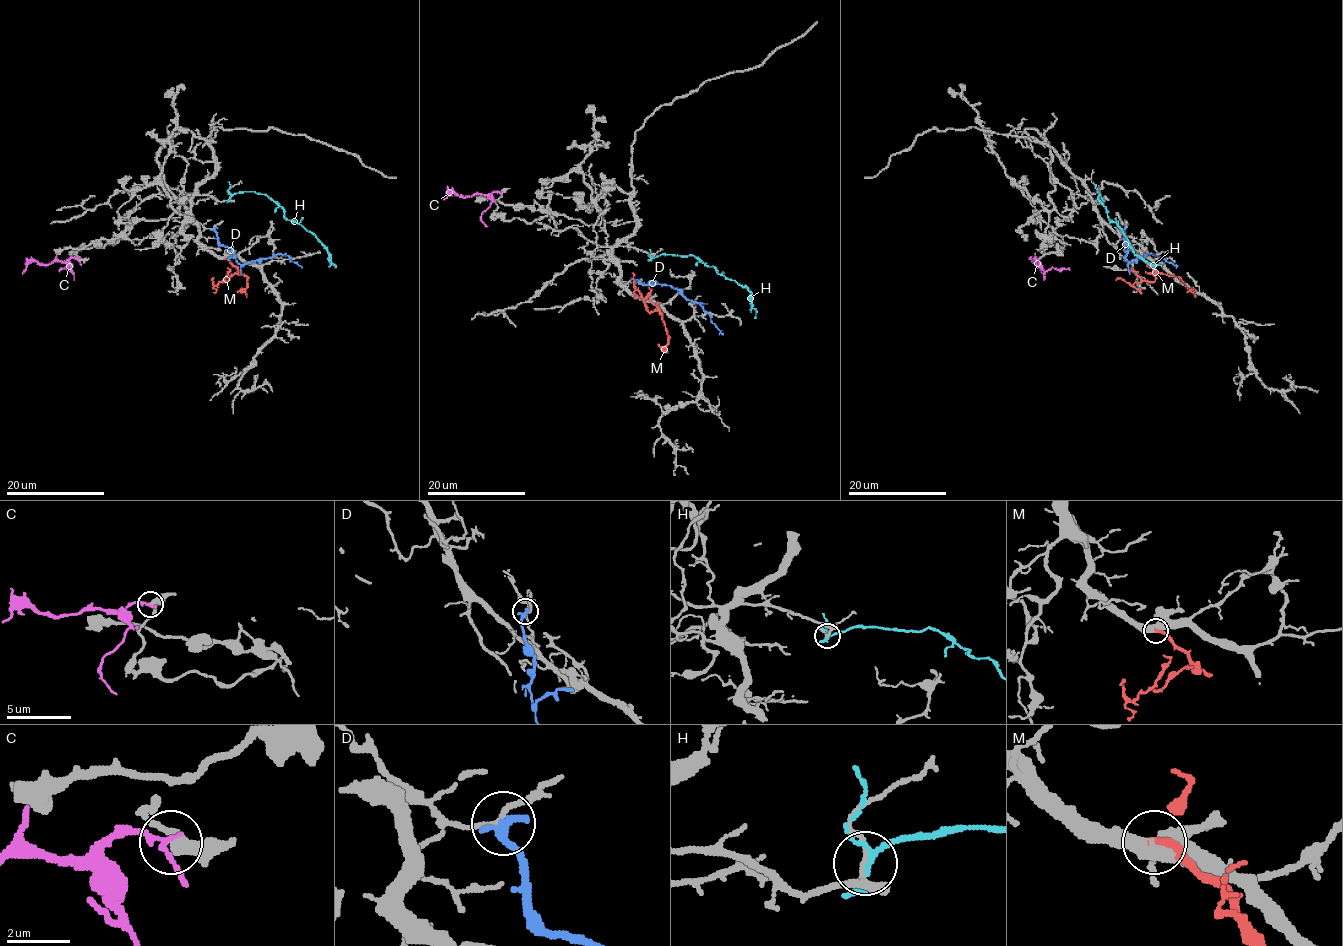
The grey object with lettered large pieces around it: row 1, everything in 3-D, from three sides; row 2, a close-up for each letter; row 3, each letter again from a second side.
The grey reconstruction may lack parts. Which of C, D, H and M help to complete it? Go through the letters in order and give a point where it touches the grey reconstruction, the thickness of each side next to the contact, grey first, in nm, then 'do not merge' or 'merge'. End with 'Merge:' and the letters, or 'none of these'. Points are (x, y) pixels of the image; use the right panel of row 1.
C: meets grey at (1035, 259); 360 nm thick on the grey side, 160 nm on the other; do not merge
D: meets grey at (1124, 228); 150 nm thick on the grey side, 360 nm on the other; do not merge
H: meets grey at (1101, 197); 110 nm thick on the grey side, 150 nm on the other; do not merge
M: meets grey at (1142, 259); 460 nm thick on the grey side, 240 nm on the other; merge
Merge: M

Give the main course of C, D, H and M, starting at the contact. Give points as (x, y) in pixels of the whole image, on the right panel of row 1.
C: (1035, 259), (1042, 274)
D: (1124, 228), (1127, 264), (1146, 254), (1159, 255), (1176, 267)
H: (1101, 196), (1097, 192), (1108, 218), (1116, 222), (1135, 254), (1154, 265), (1161, 265)
M: (1141, 259), (1152, 269), (1154, 281), (1130, 285), (1121, 279), (1116, 280)

